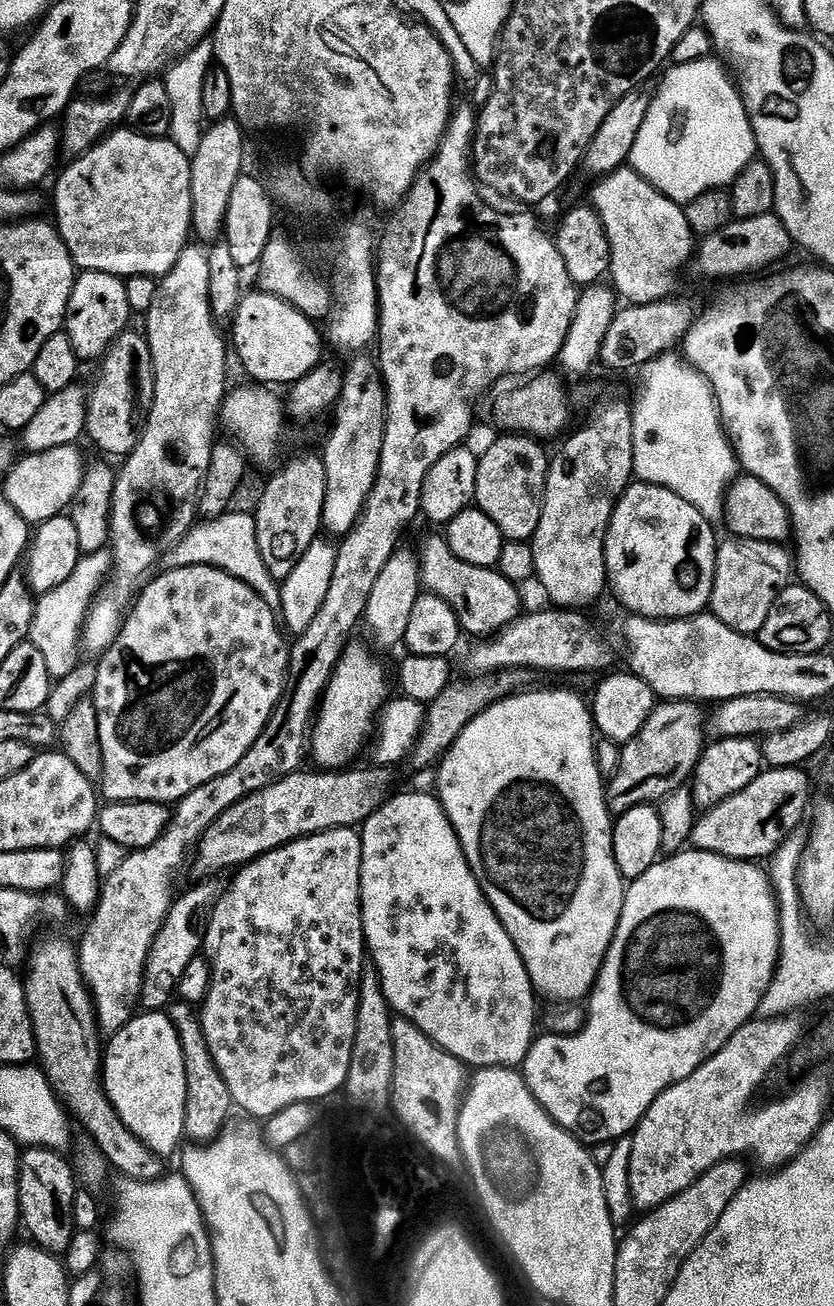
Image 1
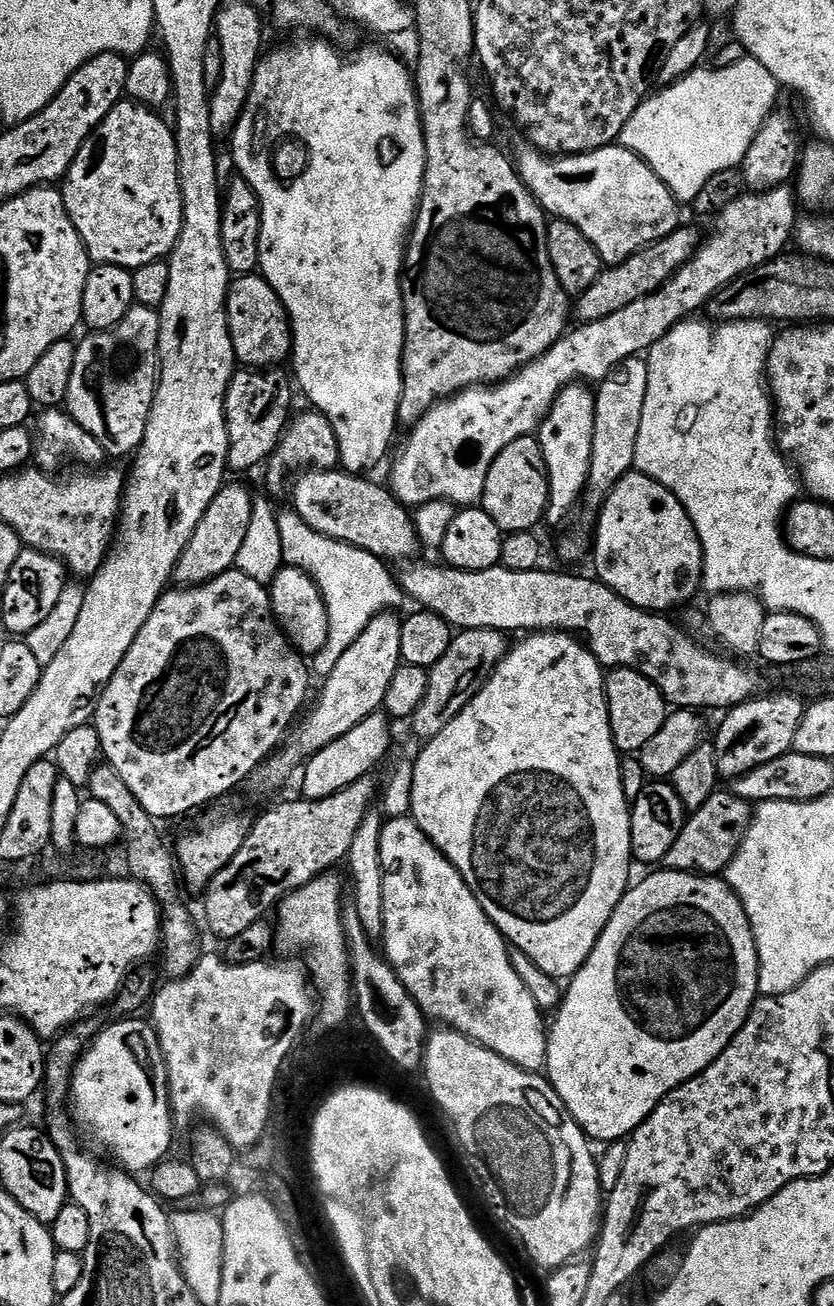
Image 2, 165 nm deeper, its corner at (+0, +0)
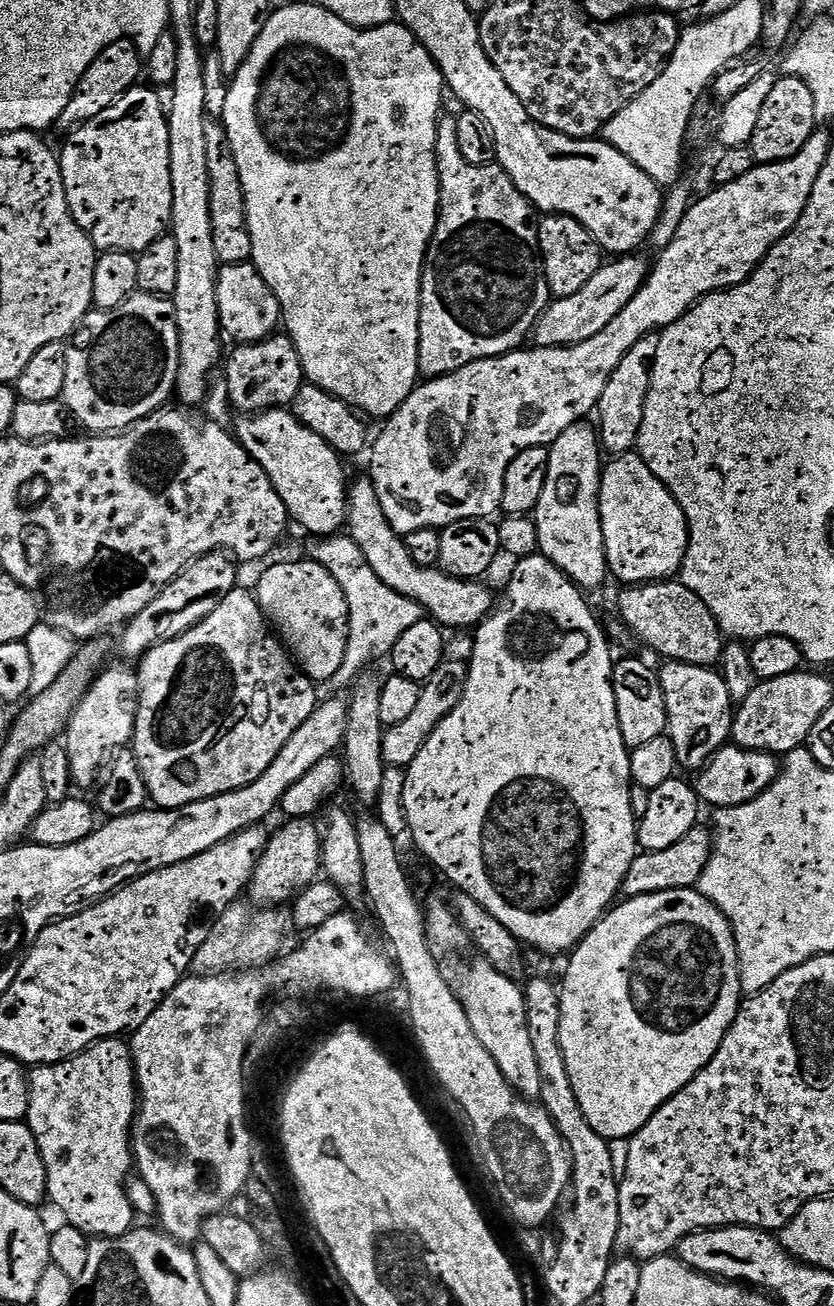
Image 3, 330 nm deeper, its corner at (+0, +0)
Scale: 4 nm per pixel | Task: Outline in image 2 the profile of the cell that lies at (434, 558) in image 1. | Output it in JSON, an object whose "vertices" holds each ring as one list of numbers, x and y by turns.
{"vertices":[[304,470,295,477,291,492,295,512,314,531,352,544,388,562,403,561,421,551,416,521,409,509,387,487,379,488,363,475,343,470]]}

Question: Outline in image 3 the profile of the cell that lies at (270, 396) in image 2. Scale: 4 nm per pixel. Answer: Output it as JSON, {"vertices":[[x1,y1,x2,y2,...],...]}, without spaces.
{"vertices":[[273,334,257,344,242,344,233,349,229,356,227,353,222,371,229,382,229,402,237,413,255,414,267,412,270,408,291,405,298,390,306,383,302,362,291,336]]}

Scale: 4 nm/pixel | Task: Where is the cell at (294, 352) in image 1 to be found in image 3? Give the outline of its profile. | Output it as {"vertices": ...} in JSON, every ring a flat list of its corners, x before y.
{"vertices":[[251,262,223,265,216,277,216,297,223,335,227,339,229,336,236,340,232,342,237,345,257,344,281,327,282,313,278,298,270,290,270,286,266,286,262,274]]}

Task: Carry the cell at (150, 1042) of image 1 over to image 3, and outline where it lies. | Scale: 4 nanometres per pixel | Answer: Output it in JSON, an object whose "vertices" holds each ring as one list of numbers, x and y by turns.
{"vertices":[[127,1039,98,1040,71,1060,40,1066,31,1073,26,1123,38,1142,48,1170,47,1199,53,1200,64,1211,68,1219,65,1221,71,1227,82,1230,89,1237,121,1236,134,1227,134,1211,128,1201,126,1181,128,1171,134,1168,134,1121,137,1115,138,1081]]}

